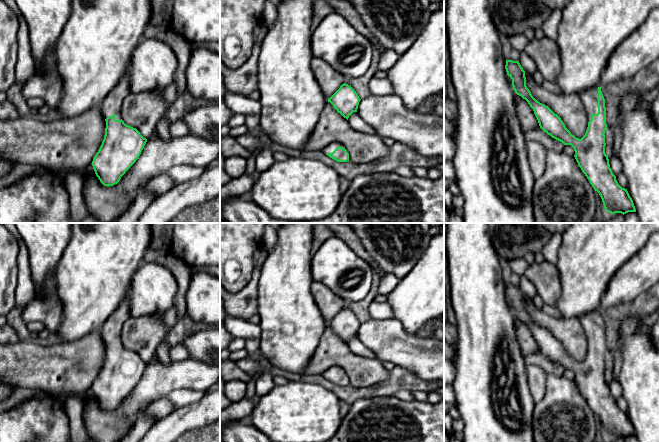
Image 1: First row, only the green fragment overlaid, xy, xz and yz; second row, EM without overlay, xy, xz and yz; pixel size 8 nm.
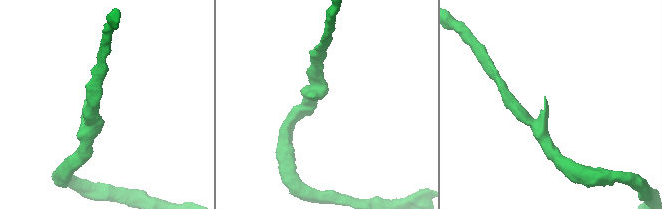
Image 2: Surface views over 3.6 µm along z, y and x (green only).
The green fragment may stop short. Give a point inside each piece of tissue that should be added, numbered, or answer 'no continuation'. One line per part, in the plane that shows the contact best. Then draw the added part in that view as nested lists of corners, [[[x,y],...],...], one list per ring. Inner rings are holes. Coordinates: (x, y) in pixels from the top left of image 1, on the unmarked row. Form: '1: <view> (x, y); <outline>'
1: yz (589, 321); [[[598,311],[589,312],[579,317],[579,320],[586,333],[588,345],[590,345],[590,340],[598,337]]]

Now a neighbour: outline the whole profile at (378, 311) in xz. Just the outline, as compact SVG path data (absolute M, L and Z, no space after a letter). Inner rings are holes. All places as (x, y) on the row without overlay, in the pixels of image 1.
M374 301L369 307L370 319L386 320L393 318L393 309L387 303L379 303Z

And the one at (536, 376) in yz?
M526 364L526 374L530 393L534 402L538 403L545 394L548 373L539 366Z

